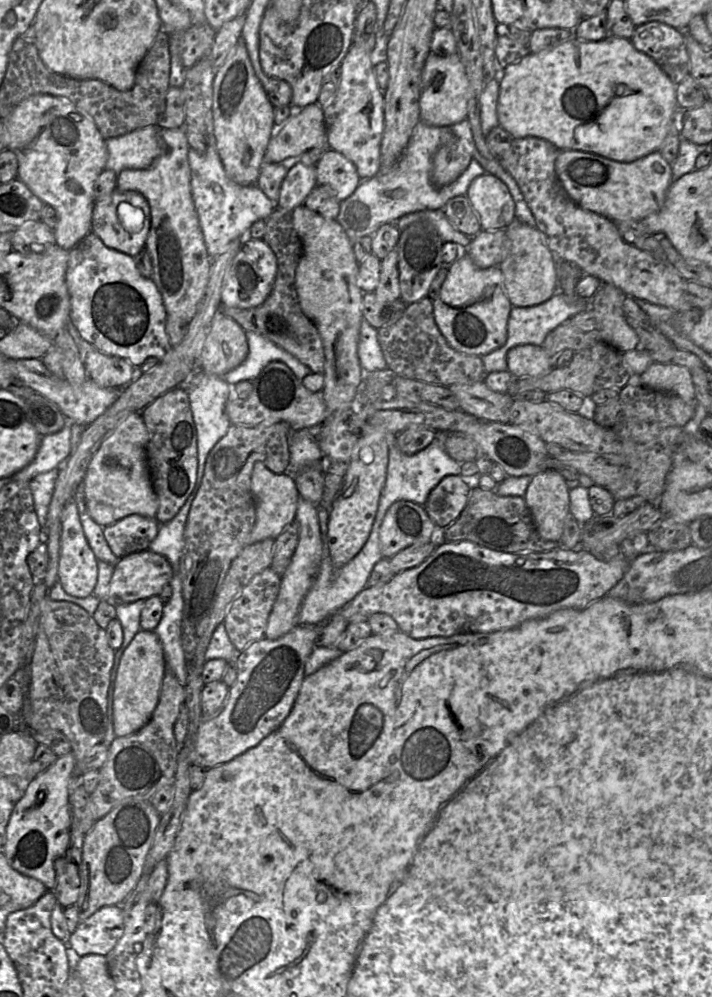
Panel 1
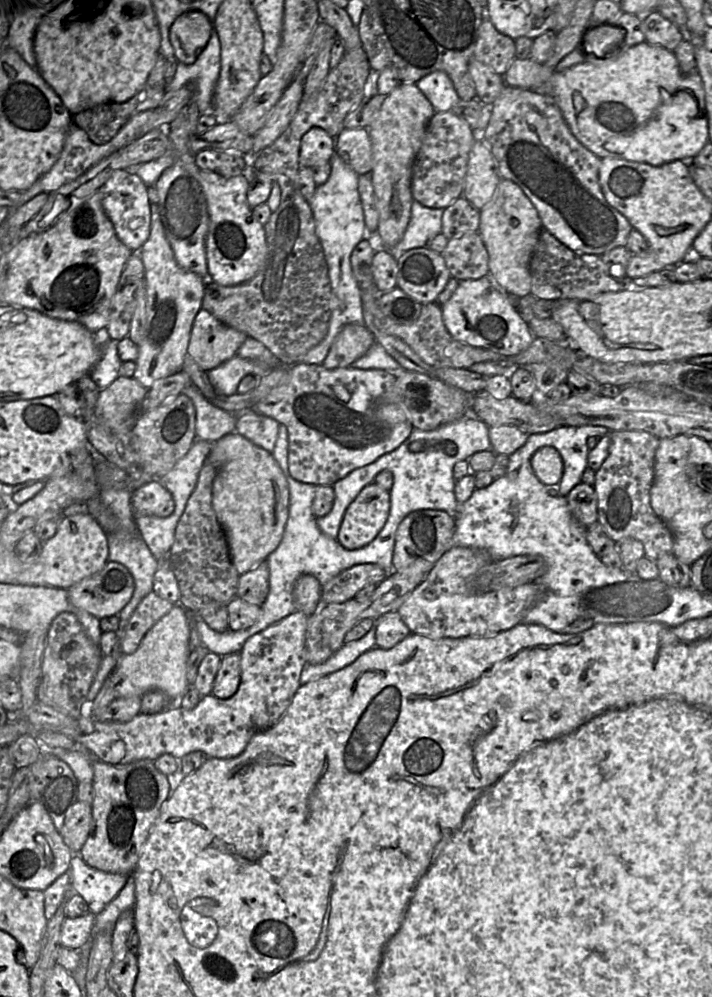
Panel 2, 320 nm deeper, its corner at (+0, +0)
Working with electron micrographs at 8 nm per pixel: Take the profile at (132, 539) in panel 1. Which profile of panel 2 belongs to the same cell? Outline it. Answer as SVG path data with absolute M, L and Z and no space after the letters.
M152 480L132 491L130 503L134 517L168 517L174 510L171 493L158 481Z

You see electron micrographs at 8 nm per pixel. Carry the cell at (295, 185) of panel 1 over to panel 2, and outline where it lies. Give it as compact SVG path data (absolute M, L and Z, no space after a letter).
M311 128L301 140L300 167L312 168L318 164L330 162L335 153L335 139L322 128Z

